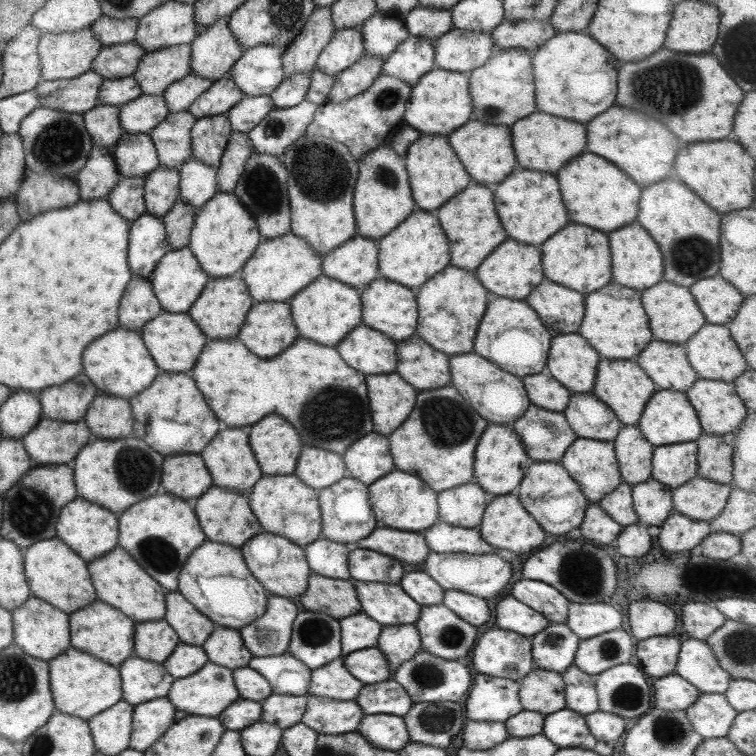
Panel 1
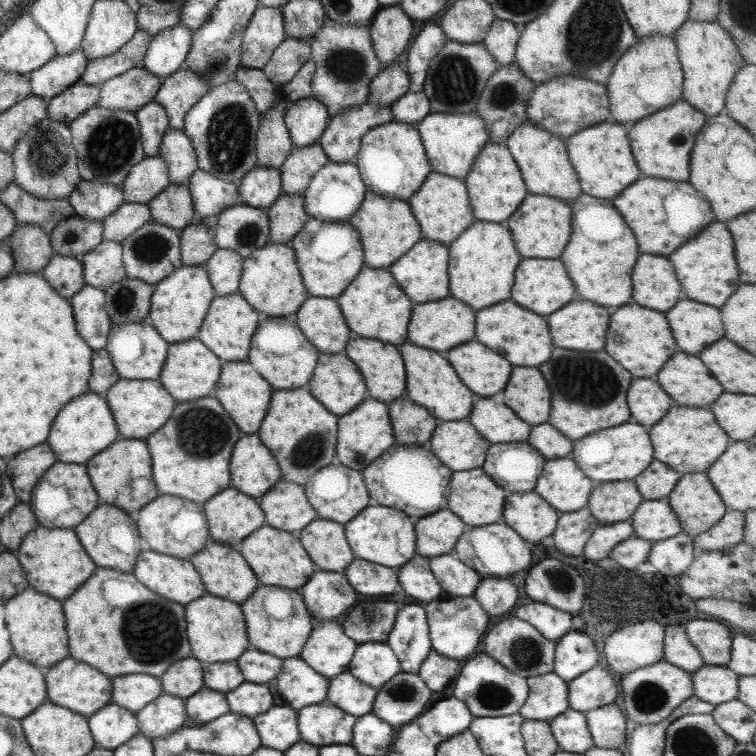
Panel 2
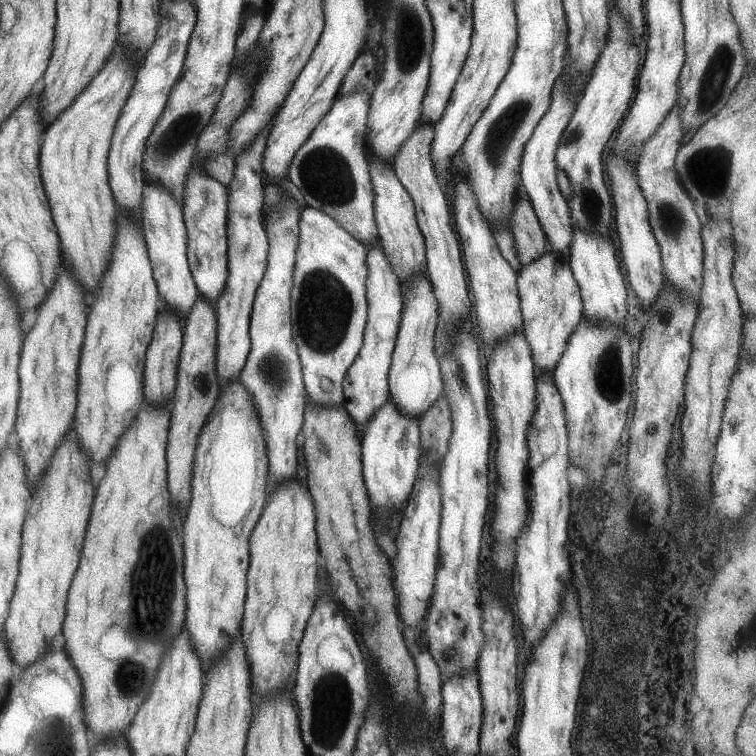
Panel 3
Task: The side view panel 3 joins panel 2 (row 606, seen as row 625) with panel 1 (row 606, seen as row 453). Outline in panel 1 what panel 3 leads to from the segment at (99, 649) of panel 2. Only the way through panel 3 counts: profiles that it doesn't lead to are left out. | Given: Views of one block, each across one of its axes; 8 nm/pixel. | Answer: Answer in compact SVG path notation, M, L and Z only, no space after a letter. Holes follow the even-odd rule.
M117 546L105 555L87 564L94 593L99 601L107 602L123 615L133 619L137 623L145 621L158 621L165 614L166 590L153 580L125 550Z

